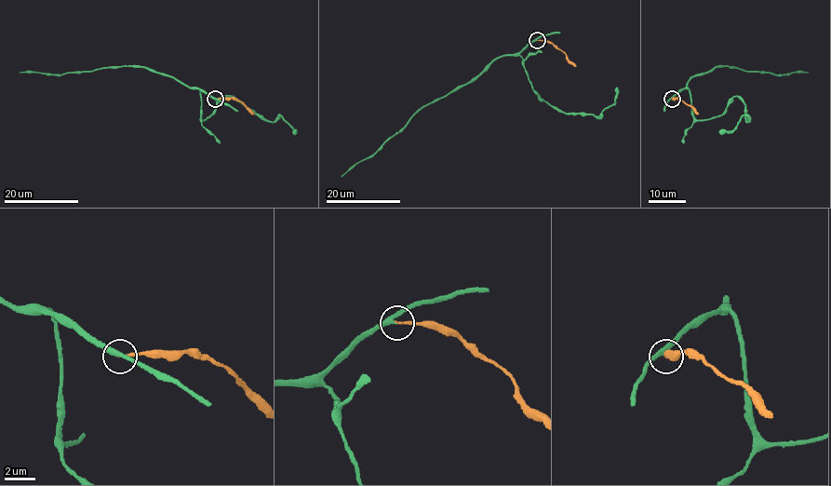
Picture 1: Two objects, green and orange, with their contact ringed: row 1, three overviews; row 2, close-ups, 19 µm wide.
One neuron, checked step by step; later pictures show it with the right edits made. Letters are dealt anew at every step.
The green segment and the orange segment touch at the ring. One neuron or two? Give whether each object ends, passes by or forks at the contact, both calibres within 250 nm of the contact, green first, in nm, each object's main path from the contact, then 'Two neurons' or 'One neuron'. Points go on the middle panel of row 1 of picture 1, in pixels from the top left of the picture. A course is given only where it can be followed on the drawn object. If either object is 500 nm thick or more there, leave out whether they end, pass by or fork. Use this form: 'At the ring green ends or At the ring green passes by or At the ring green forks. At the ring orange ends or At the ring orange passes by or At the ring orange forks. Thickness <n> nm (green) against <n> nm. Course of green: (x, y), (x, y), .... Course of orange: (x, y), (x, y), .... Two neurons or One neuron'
At the ring green passes by. At the ring orange ends. Thickness 280 nm (green) against 170 nm. Course of green: (538, 40), (516, 53), (493, 60), (470, 81), (423, 105), (373, 154), (341, 176). Course of orange: (538, 40), (551, 41), (575, 65). One neuron

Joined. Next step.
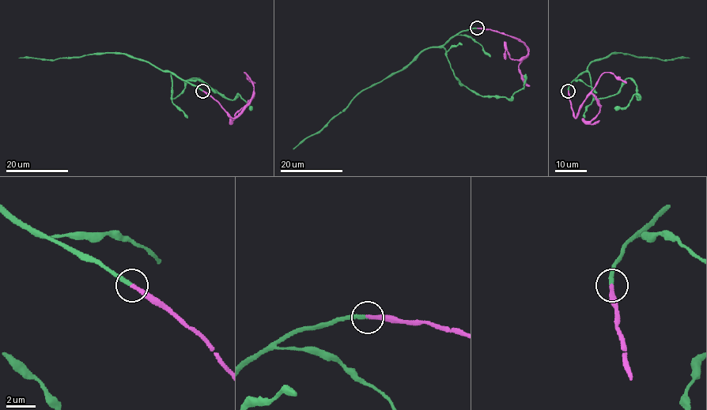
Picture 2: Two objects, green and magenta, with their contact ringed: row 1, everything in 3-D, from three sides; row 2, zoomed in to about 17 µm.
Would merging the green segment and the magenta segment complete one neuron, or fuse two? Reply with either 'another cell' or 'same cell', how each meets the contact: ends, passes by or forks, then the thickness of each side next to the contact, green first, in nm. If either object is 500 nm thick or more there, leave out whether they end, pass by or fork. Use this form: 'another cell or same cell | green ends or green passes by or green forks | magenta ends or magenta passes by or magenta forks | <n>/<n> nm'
same cell | green ends | magenta ends | 280/260 nm

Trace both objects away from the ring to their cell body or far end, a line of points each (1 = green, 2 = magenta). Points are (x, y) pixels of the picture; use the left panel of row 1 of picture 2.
1: (202, 91), (169, 72), (127, 55), (115, 53), (46, 59), (18, 58)
2: (203, 91), (232, 118), (235, 118), (250, 101), (253, 93), (253, 83), (244, 72), (255, 83)

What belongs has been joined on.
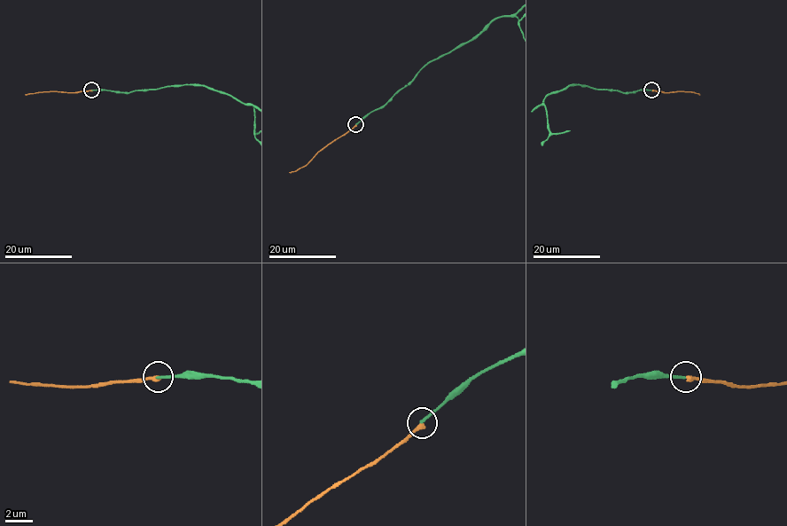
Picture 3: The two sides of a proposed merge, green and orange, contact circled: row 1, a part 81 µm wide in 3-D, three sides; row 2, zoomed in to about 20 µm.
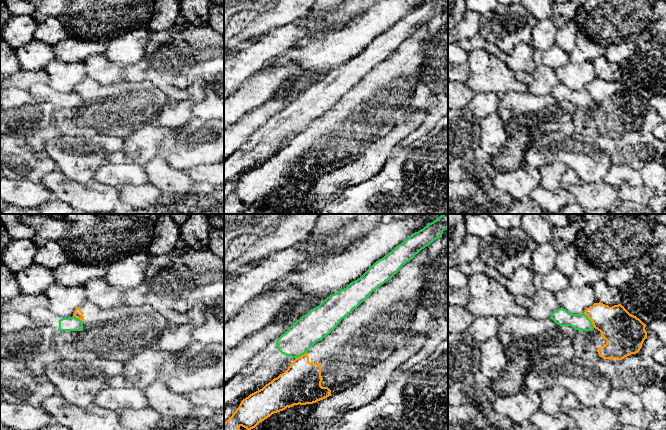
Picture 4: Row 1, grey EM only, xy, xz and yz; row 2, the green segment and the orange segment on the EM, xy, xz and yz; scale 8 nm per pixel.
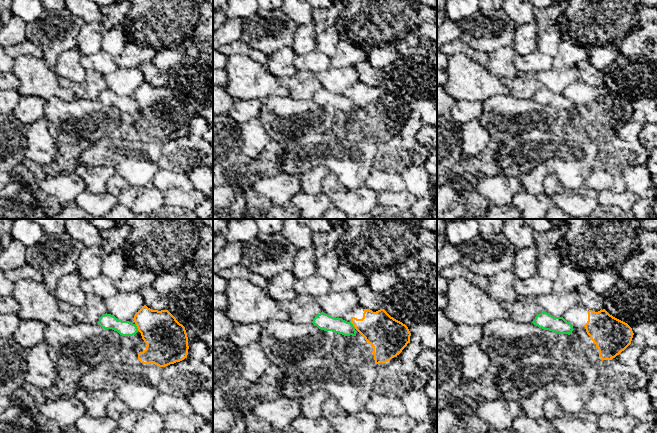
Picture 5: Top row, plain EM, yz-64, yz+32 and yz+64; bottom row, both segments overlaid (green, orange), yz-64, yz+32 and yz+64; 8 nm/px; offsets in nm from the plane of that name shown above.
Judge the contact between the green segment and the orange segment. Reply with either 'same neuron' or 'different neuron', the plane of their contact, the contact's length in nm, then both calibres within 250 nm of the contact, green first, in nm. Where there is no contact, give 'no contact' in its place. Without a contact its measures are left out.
different neuron; contact in yz; length 150 nm; calibres 140 and 300 nm

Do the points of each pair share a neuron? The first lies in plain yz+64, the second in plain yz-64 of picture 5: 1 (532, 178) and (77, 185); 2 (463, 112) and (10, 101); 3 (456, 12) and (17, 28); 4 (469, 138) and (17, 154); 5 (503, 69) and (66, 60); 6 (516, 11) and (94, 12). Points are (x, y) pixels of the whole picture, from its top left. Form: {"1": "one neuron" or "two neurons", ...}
{"1": "two neurons", "2": "two neurons", "3": "two neurons", "4": "two neurons", "5": "one neuron", "6": "one neuron"}

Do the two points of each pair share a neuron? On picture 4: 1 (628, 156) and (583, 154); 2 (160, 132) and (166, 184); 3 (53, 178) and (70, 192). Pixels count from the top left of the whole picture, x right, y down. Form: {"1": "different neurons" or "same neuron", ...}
{"1": "different neurons", "2": "different neurons", "3": "same neuron"}

